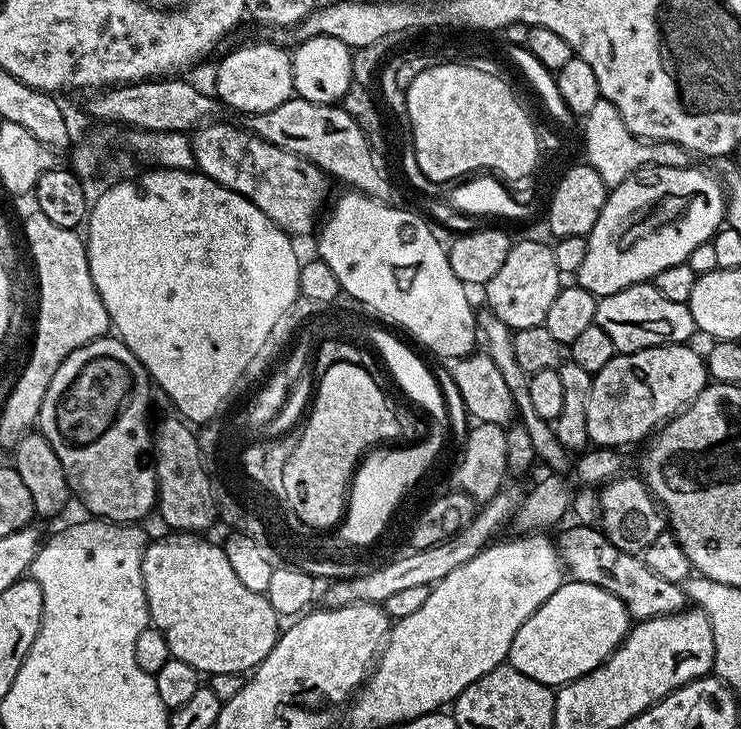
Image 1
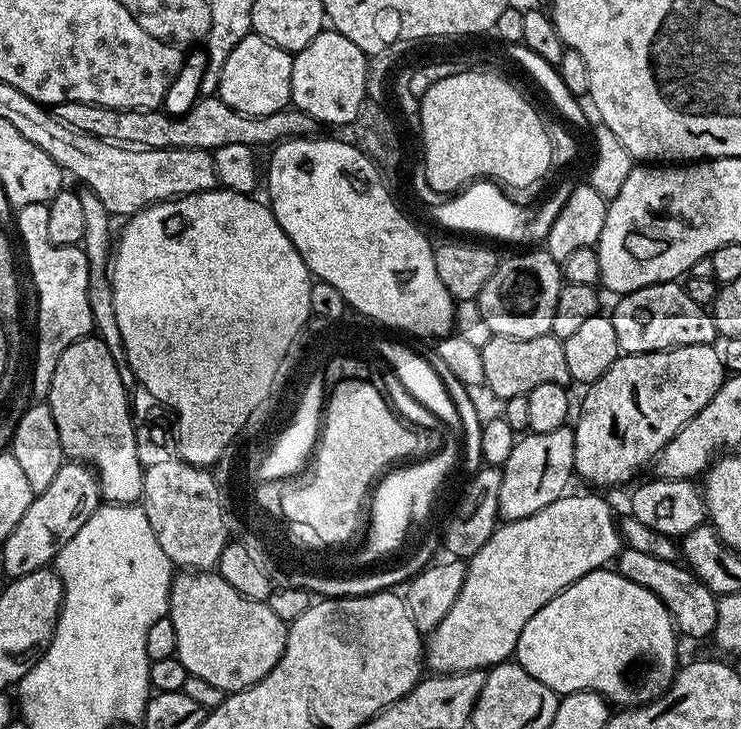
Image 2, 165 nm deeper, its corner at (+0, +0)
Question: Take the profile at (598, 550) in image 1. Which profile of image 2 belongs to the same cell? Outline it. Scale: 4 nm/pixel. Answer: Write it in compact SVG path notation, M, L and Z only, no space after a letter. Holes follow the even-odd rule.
M624 546L621 547L620 555L616 557L614 564L621 574L630 578L630 582L638 582L638 586L646 586L646 590L658 594L681 637L689 636L692 640L704 640L715 633L718 622L718 598L683 563L666 562L662 558L654 558L654 554L646 554L643 550Z

